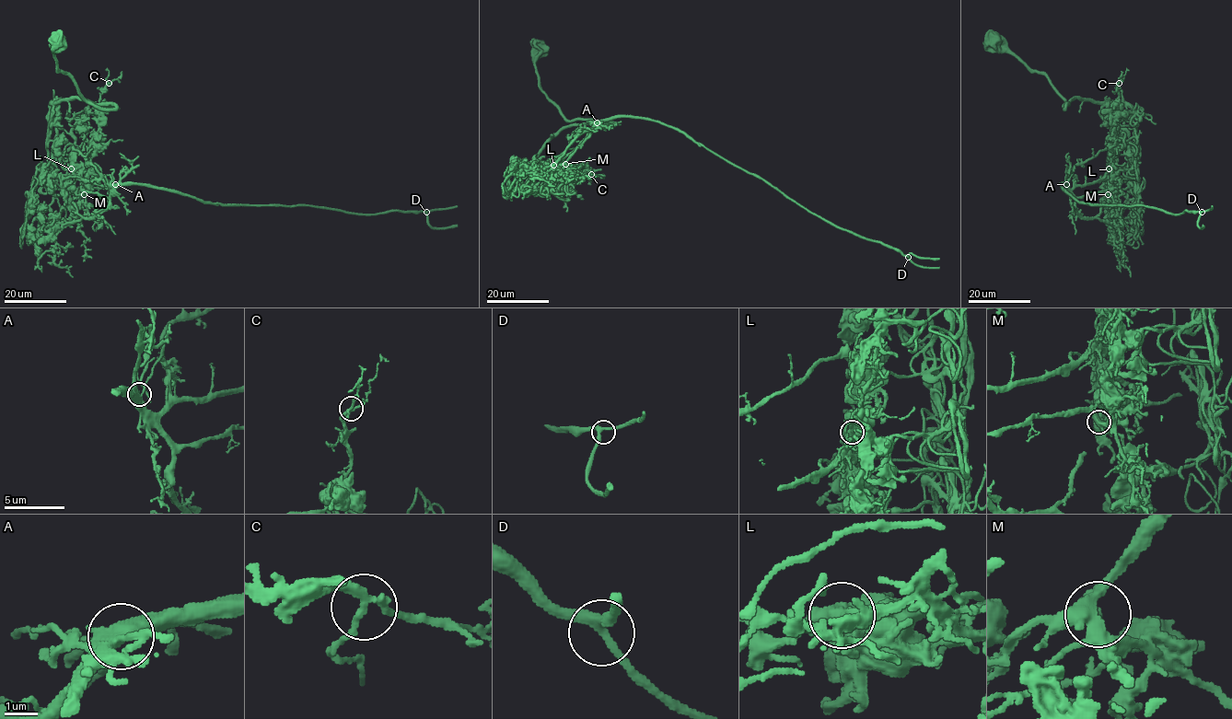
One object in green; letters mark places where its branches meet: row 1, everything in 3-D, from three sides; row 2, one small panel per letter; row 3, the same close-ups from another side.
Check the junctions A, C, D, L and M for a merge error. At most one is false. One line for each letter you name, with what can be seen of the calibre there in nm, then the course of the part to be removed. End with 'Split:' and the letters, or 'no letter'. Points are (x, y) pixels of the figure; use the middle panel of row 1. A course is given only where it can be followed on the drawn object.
L: 400 nm thick; foreign part runs (553, 164), (602, 121), (655, 120), (758, 175), (840, 227), (904, 255), (939, 259)
Split: L

